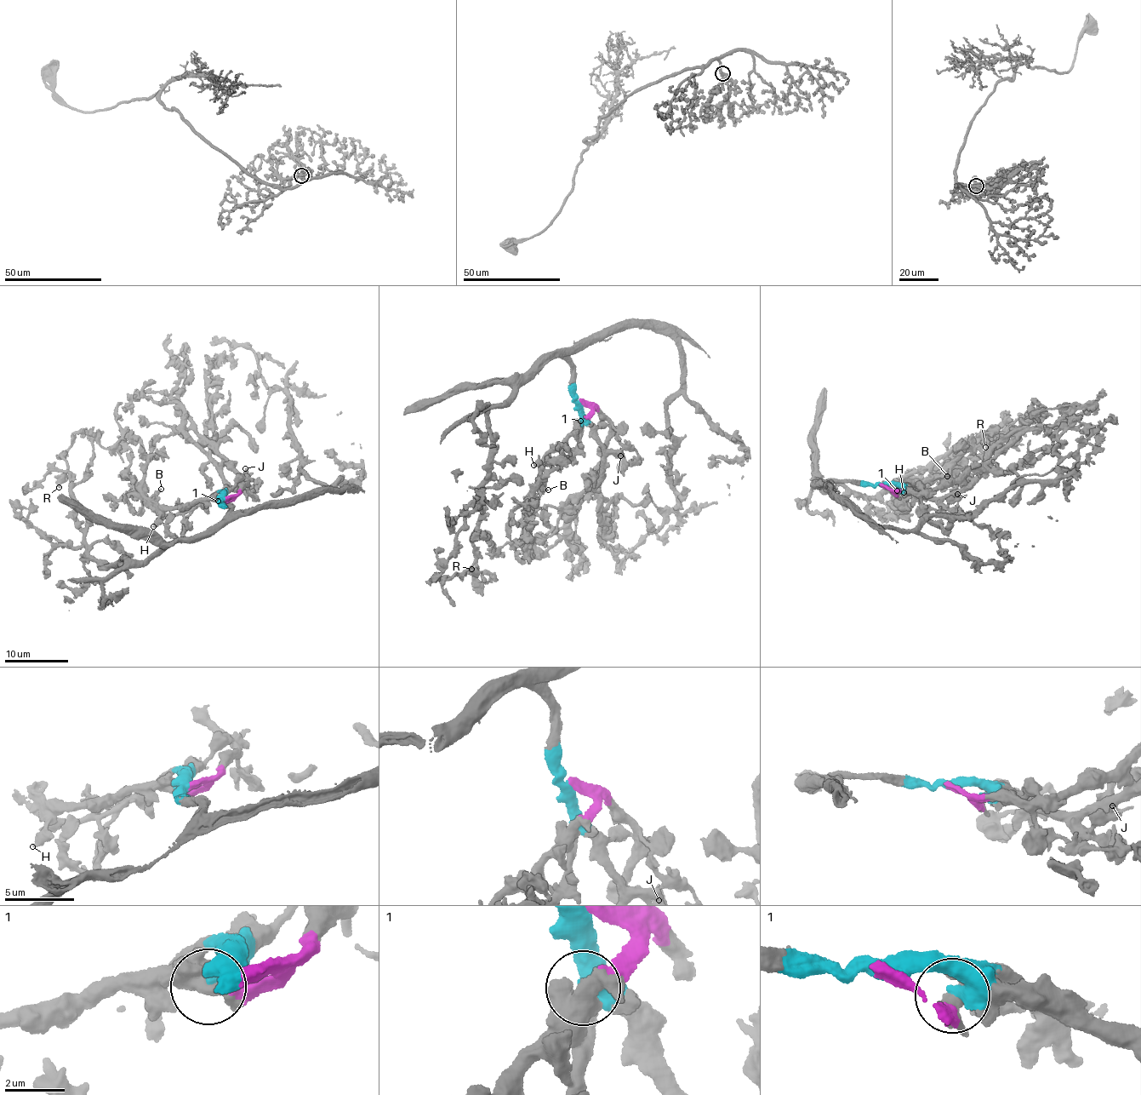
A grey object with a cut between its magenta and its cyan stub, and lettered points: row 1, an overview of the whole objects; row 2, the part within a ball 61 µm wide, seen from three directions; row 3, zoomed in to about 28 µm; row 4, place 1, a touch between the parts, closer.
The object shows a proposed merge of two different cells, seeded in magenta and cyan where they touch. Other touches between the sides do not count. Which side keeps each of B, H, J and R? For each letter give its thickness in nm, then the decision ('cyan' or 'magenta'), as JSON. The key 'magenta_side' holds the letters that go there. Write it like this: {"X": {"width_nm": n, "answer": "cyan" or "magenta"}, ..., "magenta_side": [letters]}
{"B": {"width_nm": 320, "answer": "magenta"}, "H": {"width_nm": 440, "answer": "magenta"}, "J": {"width_nm": 340, "answer": "cyan"}, "R": {"width_nm": 320, "answer": "cyan"}, "magenta_side": ["B", "H"]}

